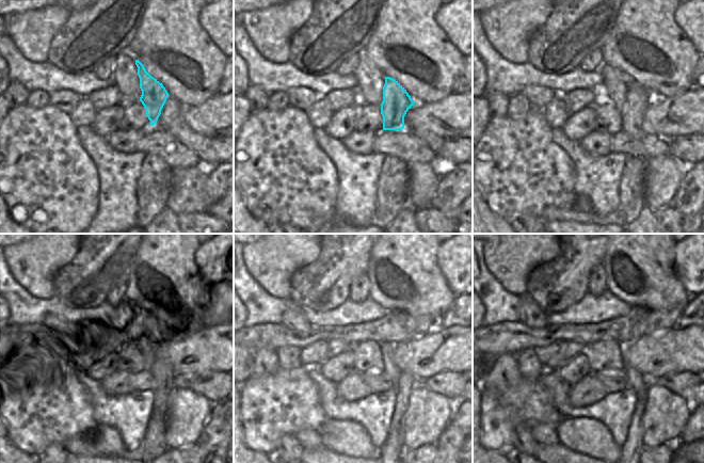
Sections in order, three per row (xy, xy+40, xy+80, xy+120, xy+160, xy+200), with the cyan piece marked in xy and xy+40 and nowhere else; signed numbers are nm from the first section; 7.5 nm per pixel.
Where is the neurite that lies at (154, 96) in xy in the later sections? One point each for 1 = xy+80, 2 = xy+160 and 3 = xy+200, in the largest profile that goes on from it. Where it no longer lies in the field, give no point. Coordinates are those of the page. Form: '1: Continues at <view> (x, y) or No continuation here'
1: Continues at xy+80 (638, 98)
2: Continues at xy+160 (392, 450)
3: Continues at xy+200 (630, 450)

